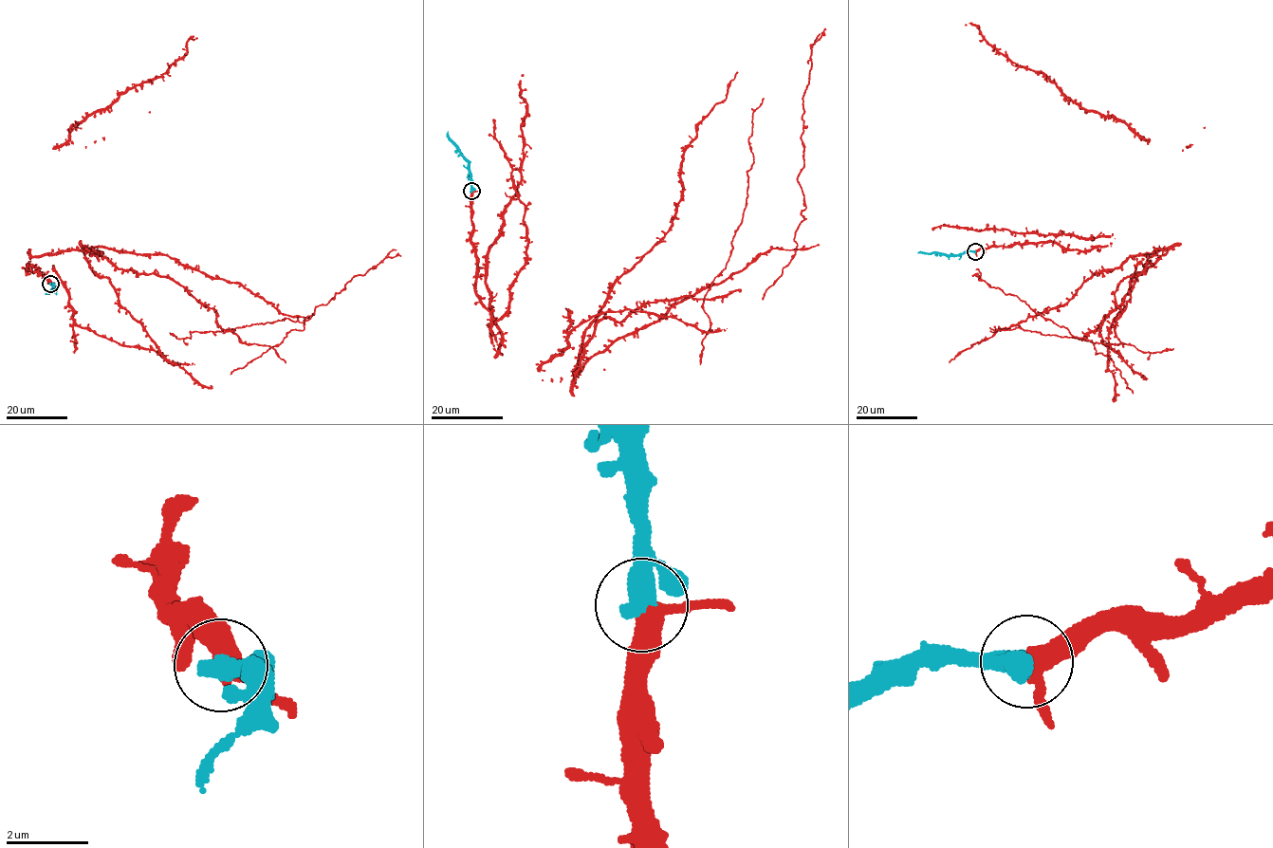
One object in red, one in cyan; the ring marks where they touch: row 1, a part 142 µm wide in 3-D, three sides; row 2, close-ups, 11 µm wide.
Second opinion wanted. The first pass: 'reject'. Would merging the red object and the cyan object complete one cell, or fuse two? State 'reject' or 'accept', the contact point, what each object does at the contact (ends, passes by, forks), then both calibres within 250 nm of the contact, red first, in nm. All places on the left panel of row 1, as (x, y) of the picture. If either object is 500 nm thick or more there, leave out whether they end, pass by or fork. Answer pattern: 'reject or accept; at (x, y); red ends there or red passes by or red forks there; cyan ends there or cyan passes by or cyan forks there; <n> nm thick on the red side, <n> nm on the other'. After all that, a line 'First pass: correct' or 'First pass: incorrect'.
accept; at (50, 284); red passes by; cyan passes by; 380 nm thick on the red side, 380 nm on the other
First pass: incorrect

